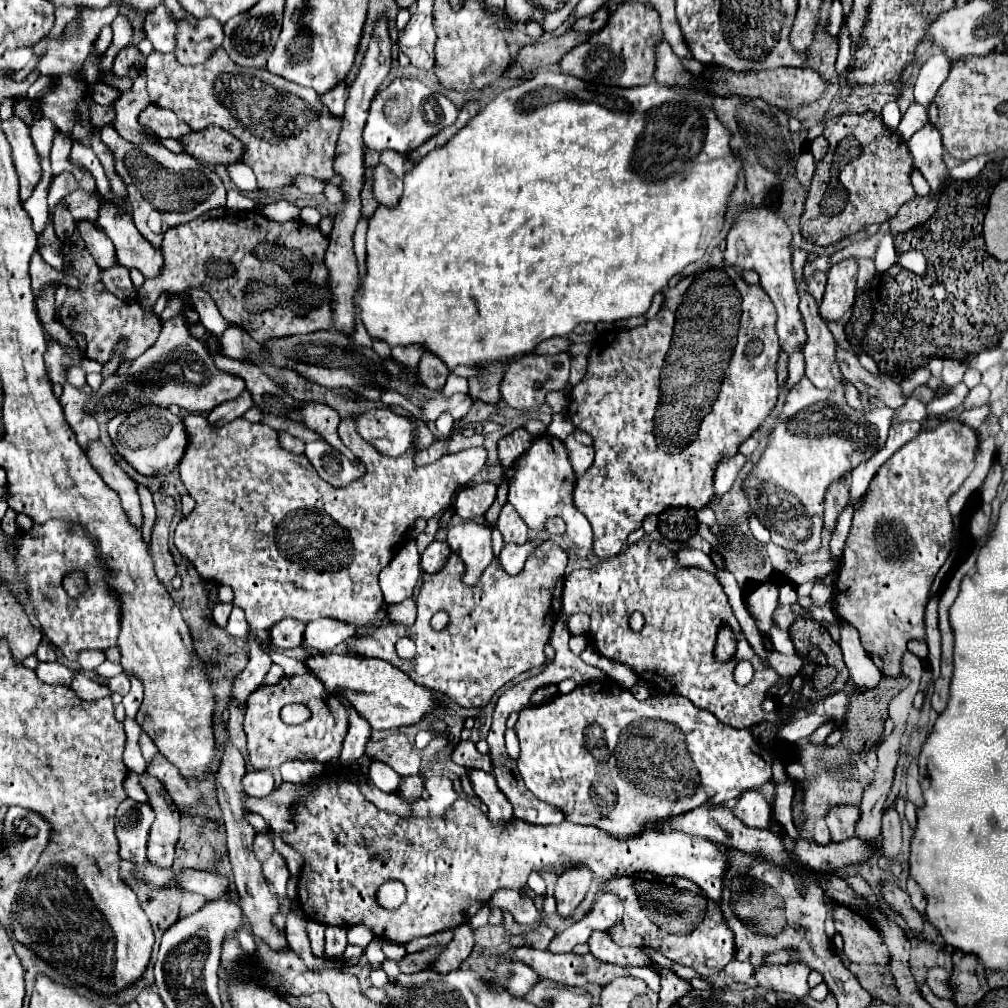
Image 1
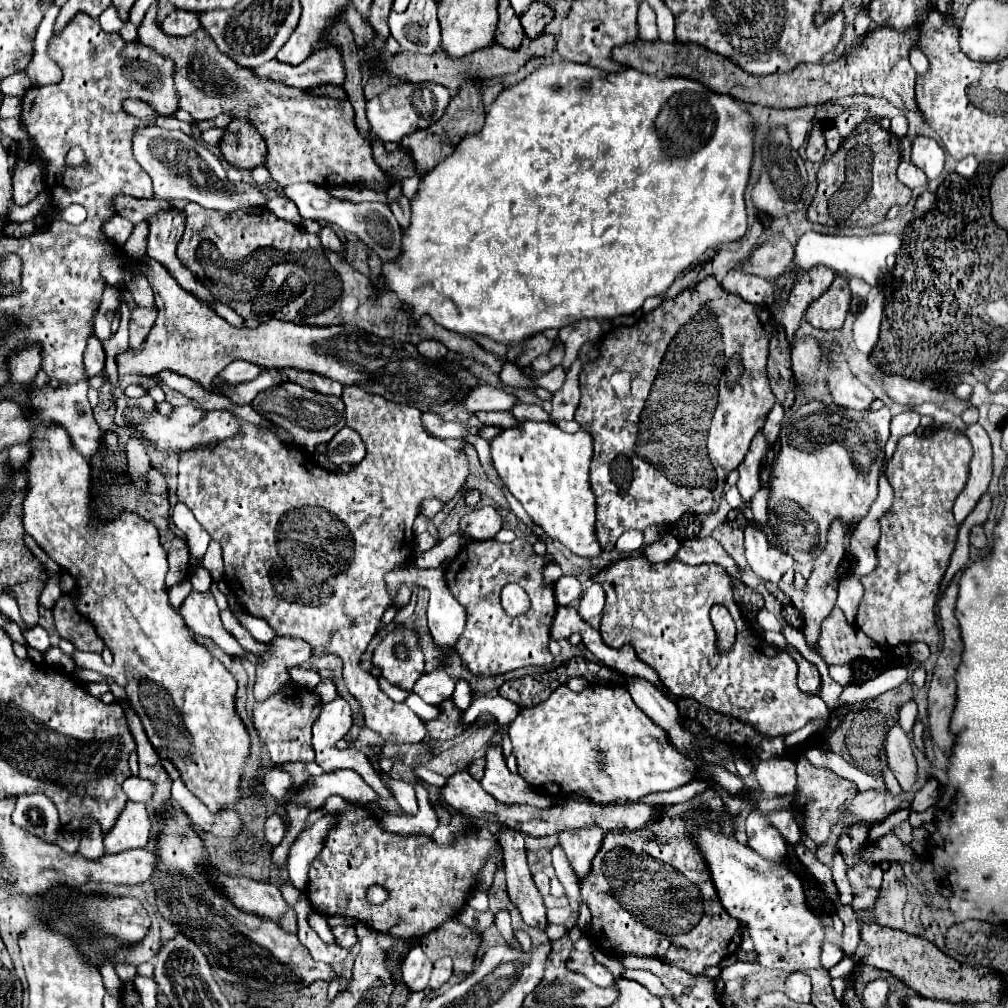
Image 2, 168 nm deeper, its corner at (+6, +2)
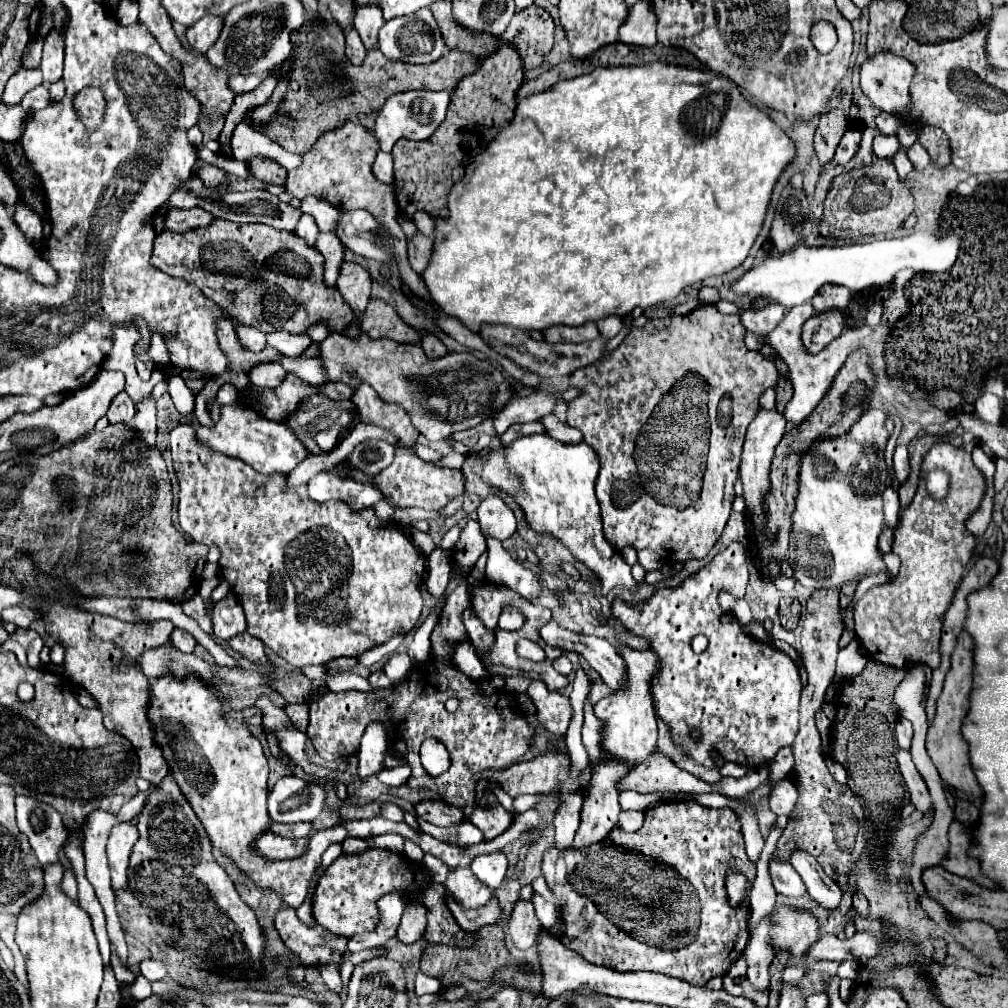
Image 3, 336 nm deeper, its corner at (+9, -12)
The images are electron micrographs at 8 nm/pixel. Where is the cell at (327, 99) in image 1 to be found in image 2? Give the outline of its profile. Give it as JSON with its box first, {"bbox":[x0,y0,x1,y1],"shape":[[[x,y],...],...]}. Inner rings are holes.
{"bbox":[255,46,345,90],"shape":[[[329,46],[315,56],[309,56],[299,66],[289,66],[277,60],[271,60],[259,68],[255,68],[259,76],[269,76],[277,82],[283,82],[287,86],[301,86],[305,90],[313,86],[343,86],[345,80],[345,68],[341,62],[341,54],[337,46]]]}

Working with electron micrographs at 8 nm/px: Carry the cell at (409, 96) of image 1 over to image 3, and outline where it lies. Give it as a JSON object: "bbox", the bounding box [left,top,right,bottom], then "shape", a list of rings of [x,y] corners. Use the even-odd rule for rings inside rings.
{"bbox":[374,90,450,152],"shape":[[[406,90],[406,92],[400,92],[400,94],[392,94],[384,102],[384,106],[380,108],[378,118],[376,118],[374,134],[380,142],[380,150],[390,152],[392,146],[400,138],[408,138],[408,140],[426,140],[426,138],[430,138],[434,134],[434,130],[446,118],[448,104],[450,104],[450,90],[440,90],[440,92]]]}

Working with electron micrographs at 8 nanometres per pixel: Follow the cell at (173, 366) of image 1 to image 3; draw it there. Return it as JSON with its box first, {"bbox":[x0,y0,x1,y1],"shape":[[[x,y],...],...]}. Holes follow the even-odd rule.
{"bbox":[250,362,286,388],"shape":[[[270,362],[270,364],[260,364],[256,368],[250,370],[250,382],[254,386],[264,386],[264,388],[276,388],[284,376],[286,376],[286,370],[276,364],[276,362]]]}

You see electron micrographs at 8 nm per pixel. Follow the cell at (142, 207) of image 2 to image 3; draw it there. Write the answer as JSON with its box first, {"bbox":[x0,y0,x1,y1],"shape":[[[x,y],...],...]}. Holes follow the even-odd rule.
{"bbox":[164,208,216,232],"shape":[[[170,208],[164,216],[164,228],[172,232],[186,232],[198,226],[210,226],[214,220],[216,218],[202,208],[190,208],[190,210]]]}

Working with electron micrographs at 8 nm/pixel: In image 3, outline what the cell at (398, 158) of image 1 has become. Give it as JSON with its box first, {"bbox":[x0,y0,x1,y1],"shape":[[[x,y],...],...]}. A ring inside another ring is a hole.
{"bbox":[414,212,434,240],"shape":[[[416,212],[414,214],[414,224],[418,226],[418,230],[424,234],[424,236],[430,236],[434,240],[434,220],[426,214],[426,212]]]}

